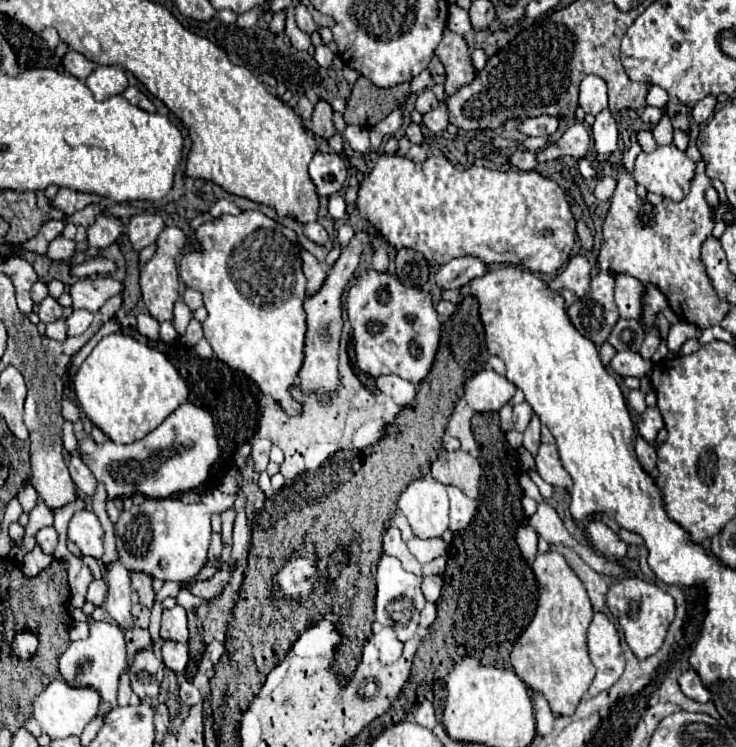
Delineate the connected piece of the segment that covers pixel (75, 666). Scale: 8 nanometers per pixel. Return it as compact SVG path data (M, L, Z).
M92 622L90 636L86 640L72 642L68 650L60 656L60 678L68 686L94 686L94 690L98 690L100 694L98 718L102 718L108 710L116 706L118 680L124 668L126 668L126 644L122 630L108 622Z

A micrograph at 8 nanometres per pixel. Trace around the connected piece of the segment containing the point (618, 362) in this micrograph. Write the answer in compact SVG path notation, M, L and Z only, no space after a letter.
M630 350L616 352L610 366L620 376L636 376L636 378L642 378L650 370L650 362L642 360L642 356L638 352L630 352Z

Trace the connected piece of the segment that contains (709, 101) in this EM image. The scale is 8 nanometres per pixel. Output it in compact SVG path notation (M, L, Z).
M706 96L702 100L698 100L692 108L692 118L698 122L698 124L704 124L712 114L714 114L714 108L716 108L718 100L714 96Z

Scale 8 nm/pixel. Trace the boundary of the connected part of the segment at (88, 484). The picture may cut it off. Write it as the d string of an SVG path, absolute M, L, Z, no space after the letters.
M72 454L72 460L70 460L70 476L78 488L80 494L92 498L94 496L94 490L96 490L96 478L94 474L90 472L90 468L82 462L80 454Z

